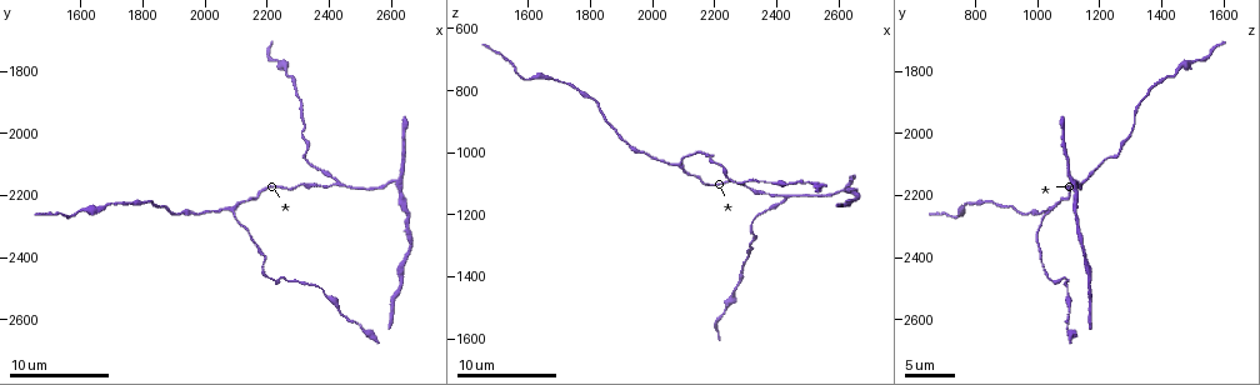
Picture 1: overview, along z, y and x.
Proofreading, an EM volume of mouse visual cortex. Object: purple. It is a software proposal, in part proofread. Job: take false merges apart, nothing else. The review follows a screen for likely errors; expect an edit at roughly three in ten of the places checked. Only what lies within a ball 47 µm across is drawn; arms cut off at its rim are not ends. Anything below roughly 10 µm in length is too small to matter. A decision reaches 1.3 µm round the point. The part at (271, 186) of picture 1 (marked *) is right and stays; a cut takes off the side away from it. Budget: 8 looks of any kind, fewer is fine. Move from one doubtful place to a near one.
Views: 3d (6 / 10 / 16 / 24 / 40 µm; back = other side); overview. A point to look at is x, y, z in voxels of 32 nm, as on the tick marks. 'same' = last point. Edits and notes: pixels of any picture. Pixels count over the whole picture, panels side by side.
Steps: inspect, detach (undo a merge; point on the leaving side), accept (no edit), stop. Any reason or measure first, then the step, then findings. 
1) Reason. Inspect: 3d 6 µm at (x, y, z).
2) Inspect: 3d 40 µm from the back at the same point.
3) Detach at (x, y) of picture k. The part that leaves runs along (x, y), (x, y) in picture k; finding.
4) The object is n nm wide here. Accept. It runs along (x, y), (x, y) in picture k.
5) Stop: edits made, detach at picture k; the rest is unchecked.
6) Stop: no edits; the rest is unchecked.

Thin arm on a thick one. Inspect: 3d 10 µm at (2080, 2250, 1040).

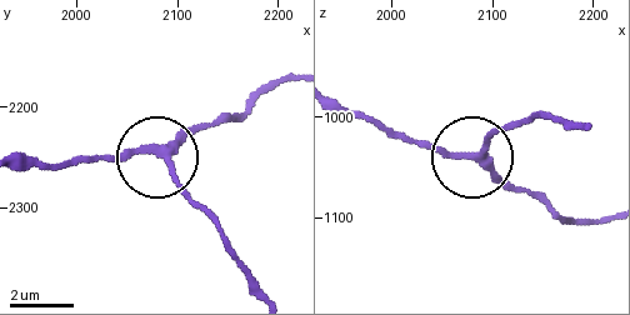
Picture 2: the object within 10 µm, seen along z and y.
3 arms meet here. Accept. It runs along (289, 79), (268, 81), (163, 151), (209, 213) in picture 2; all the same neuron.

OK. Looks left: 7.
Sudden change in width. Inspect: 3d 6 µm at (1920, 2260, 960).

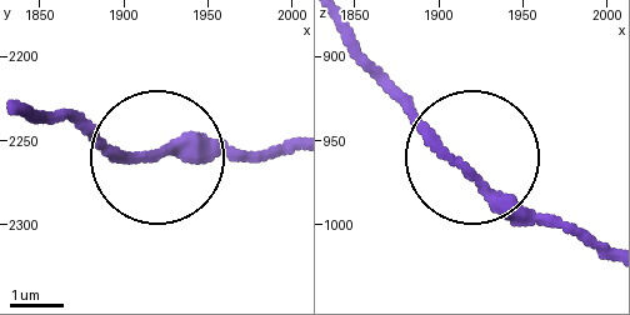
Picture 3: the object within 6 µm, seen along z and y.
The object is 210 nm wide here. Accept. One neuron here.

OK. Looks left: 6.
Calibre changes. Inspect: 3d 10 µm at (1750, 2220, 780).

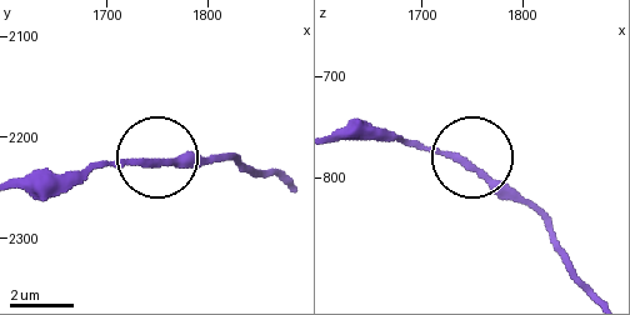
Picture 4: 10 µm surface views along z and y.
Accept. It runs along (291, 181), (221, 158), (55, 173) in picture 4; all the same neuron.

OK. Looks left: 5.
Side arm on a straight run. Inspect: 3d 10 µm at (2430, 2140, 1150).

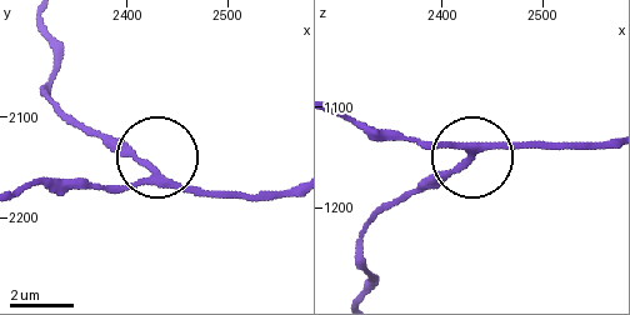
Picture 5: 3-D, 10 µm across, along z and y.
Accept. It runs along (335, 111), (359, 125), (473, 151), (541, 149) in picture 5; continuous, no second neuron.

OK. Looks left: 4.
Stop: no edits; the rest is unchecked.

